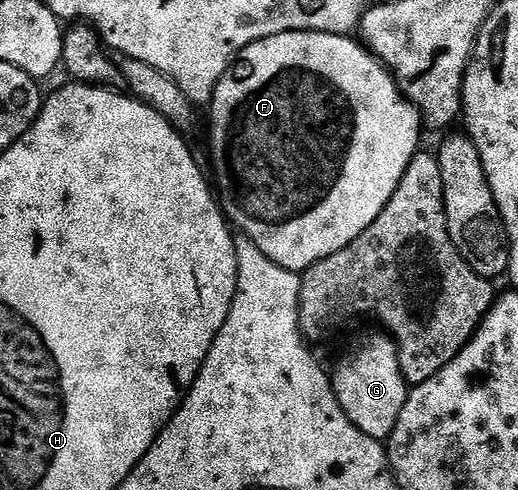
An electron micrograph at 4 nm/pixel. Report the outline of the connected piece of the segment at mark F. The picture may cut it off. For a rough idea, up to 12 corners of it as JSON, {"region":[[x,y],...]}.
{"region":[[354,37],[249,44],[211,93],[230,225],[341,252],[420,153]]}

